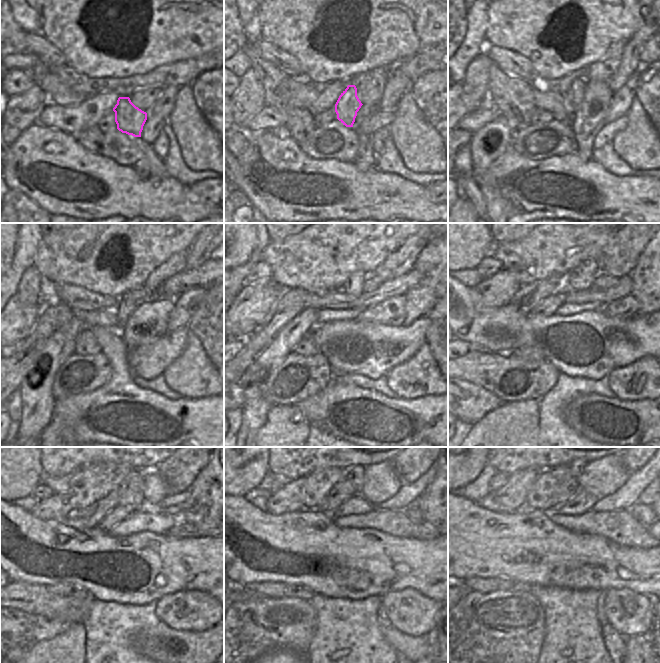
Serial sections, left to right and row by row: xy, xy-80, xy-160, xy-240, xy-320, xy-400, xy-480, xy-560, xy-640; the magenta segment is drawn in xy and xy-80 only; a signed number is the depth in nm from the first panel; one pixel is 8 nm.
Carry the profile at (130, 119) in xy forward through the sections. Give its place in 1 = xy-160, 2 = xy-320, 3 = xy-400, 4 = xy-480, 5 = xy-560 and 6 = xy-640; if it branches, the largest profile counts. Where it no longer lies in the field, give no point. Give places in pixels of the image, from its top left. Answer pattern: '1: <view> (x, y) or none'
1: xy-160 (572, 98)
2: xy-320 (353, 285)
3: xy-400 (581, 278)
4: xy-480 (131, 490)
5: xy-560 (354, 475)
6: xy-640 (576, 467)

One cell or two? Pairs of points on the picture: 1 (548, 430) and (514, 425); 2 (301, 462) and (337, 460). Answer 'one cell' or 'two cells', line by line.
1: two cells
2: one cell

